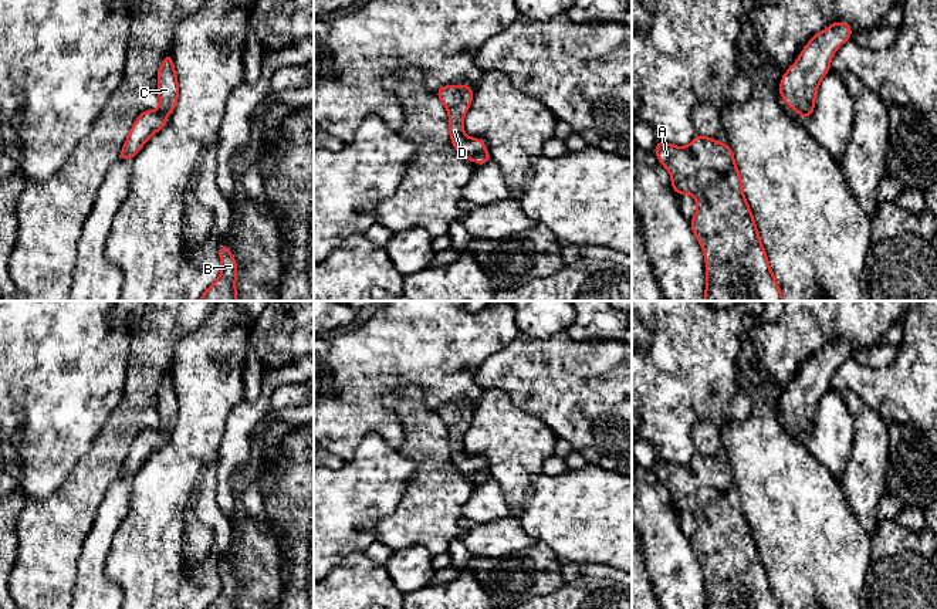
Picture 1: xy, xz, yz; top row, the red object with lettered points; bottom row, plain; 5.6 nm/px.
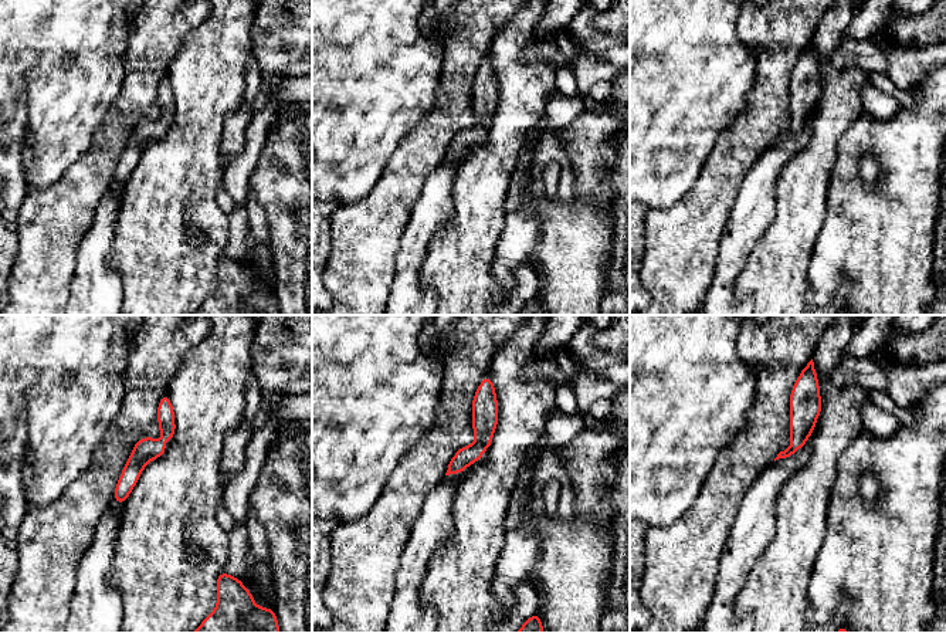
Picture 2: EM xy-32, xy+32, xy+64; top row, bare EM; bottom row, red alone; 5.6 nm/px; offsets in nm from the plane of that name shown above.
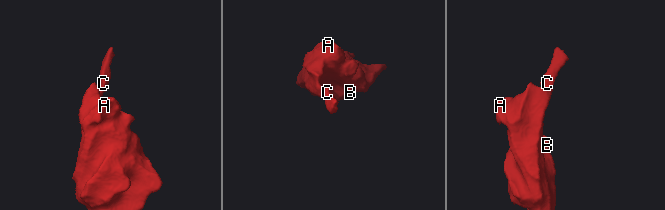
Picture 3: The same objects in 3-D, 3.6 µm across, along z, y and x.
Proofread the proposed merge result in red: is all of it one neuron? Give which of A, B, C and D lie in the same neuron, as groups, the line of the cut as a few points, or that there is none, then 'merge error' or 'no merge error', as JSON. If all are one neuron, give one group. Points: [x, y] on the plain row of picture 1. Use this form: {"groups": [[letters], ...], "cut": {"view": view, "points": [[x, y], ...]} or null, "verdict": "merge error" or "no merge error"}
{"groups": [["A", "B", "C", "D"]], "cut": null, "verdict": "no merge error"}

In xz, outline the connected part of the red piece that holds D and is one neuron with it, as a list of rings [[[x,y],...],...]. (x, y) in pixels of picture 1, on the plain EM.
[[[444,403],[436,413],[449,430],[449,451],[456,468],[478,484],[491,478],[484,459],[468,456],[463,449],[463,437],[471,423],[474,407],[468,403]]]

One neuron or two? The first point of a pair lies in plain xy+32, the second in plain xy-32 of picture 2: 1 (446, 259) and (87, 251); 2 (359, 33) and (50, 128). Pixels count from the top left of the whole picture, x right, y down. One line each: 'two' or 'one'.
1: two
2: one

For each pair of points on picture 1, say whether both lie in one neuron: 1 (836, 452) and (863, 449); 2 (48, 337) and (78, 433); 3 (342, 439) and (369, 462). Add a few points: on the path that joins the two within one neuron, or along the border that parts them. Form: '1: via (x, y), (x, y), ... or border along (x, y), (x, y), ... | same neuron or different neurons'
1: border along (851, 416), (853, 422), (852, 450), (841, 479) | different neurons
2: via (48, 361), (54, 371), (58, 409) | same neuron
3: border along (388, 443), (369, 432), (347, 462) | different neurons

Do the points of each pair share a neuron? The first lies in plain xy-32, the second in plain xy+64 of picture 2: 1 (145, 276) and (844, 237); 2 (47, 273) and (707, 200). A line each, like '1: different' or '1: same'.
1: different
2: same

